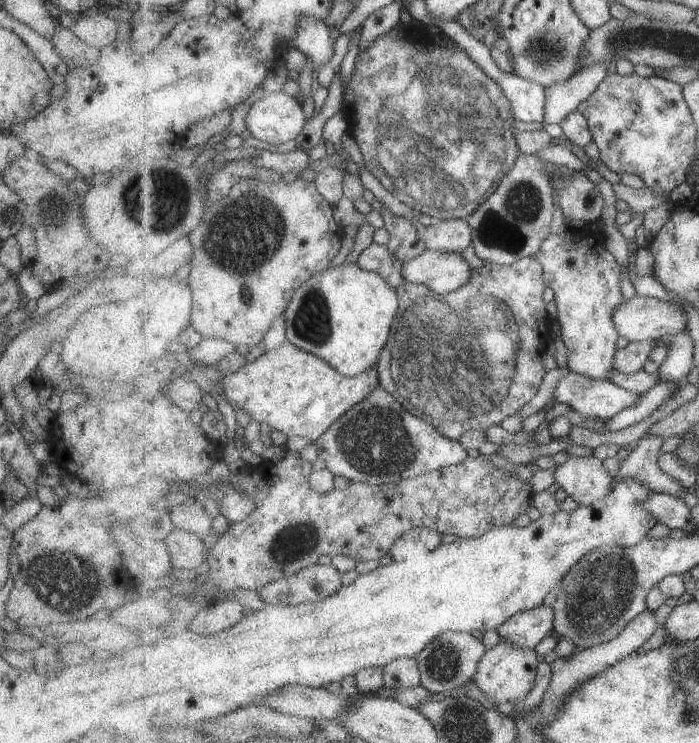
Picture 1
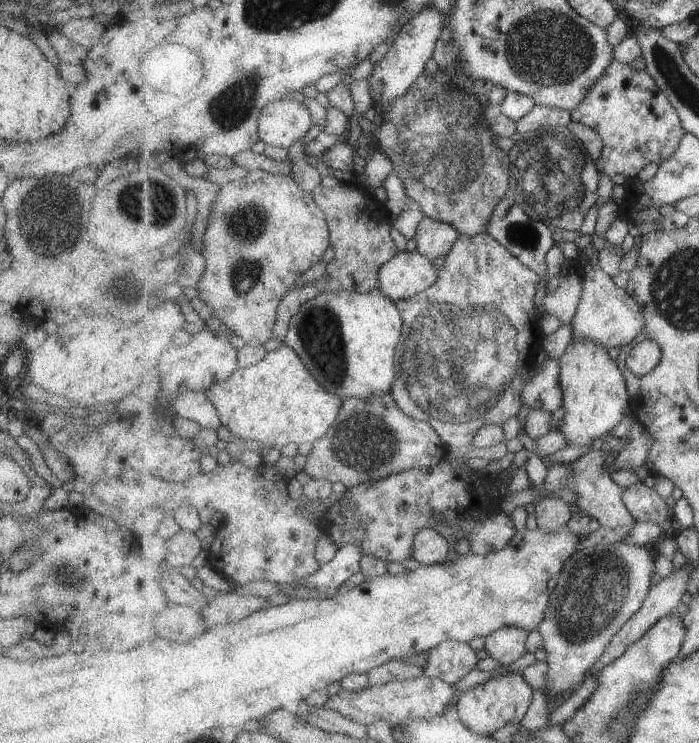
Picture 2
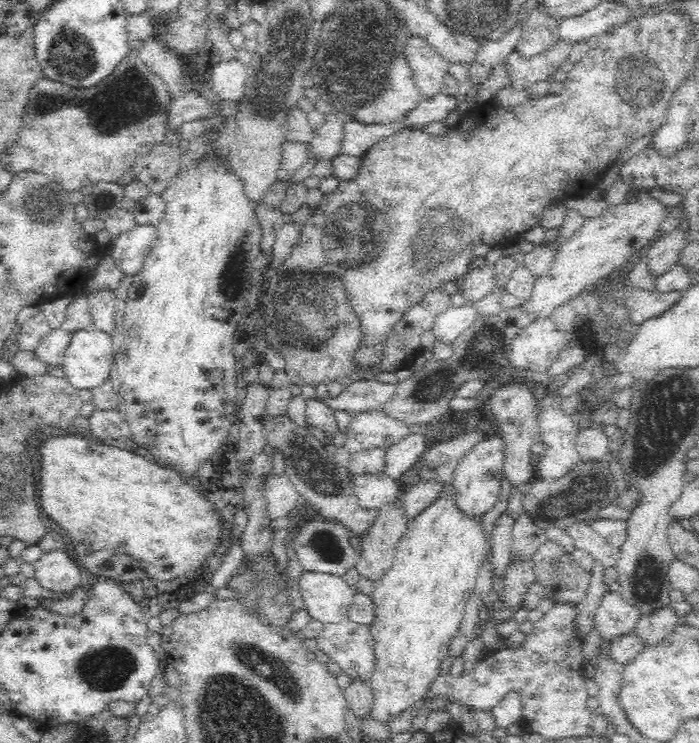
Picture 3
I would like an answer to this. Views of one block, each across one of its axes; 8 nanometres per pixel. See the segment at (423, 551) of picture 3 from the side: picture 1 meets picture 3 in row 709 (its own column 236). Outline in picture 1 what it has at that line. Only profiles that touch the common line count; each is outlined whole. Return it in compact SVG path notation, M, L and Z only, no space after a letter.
M289 340L220 379L229 402L245 410L252 420L267 424L288 437L302 436L314 443L345 412L371 396L381 385L380 380L377 365L357 376L343 376L329 362L297 348Z

